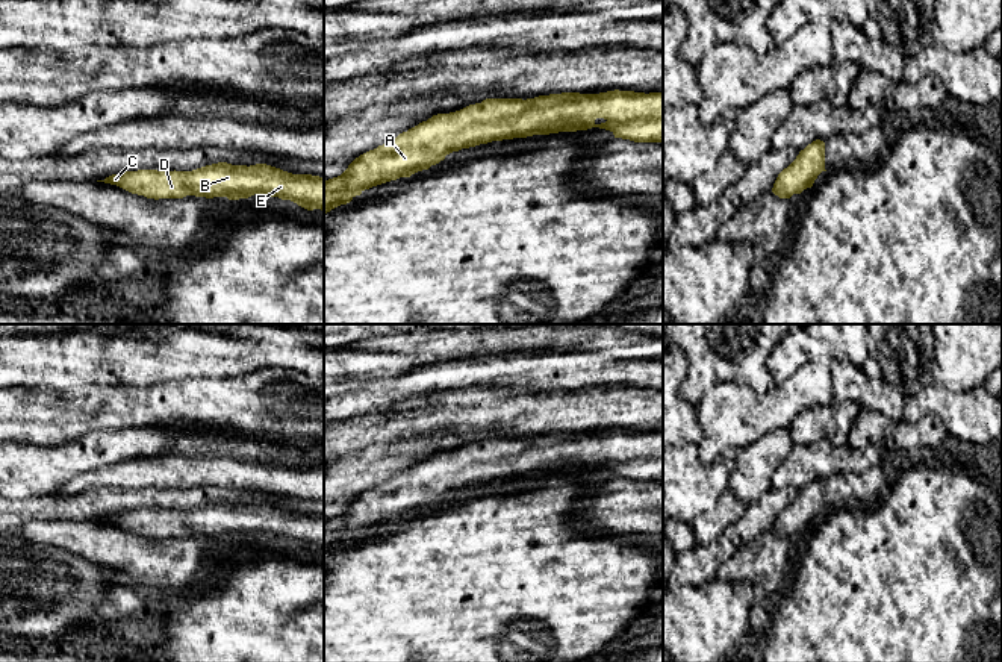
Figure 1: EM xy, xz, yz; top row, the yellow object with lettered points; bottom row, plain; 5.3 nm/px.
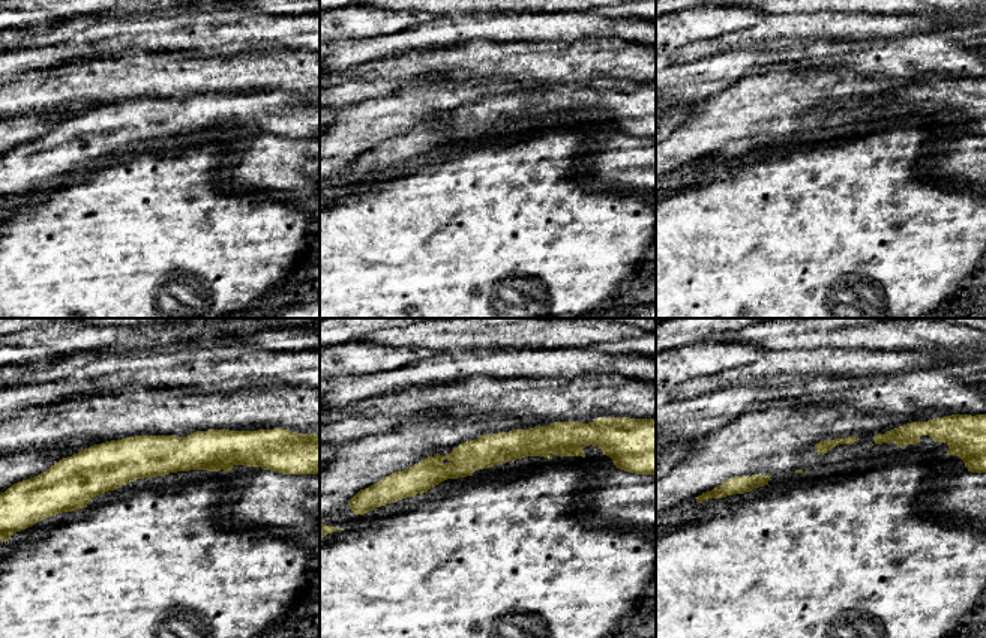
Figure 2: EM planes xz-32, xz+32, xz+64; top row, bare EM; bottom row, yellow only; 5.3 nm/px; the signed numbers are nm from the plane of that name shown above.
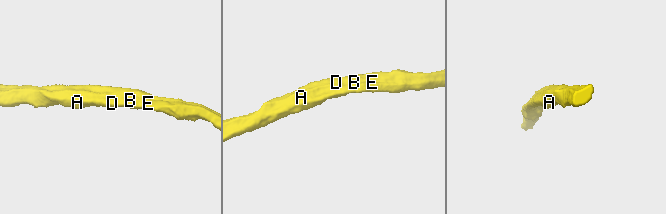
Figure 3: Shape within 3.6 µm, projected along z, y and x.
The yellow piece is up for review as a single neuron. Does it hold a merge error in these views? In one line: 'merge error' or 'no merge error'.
no merge error

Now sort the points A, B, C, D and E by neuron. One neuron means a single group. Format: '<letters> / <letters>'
A B C D E

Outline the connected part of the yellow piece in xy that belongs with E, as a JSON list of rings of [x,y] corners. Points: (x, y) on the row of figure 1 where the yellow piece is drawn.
[[[218,162],[192,171],[138,170],[112,174],[97,182],[117,185],[154,200],[186,195],[239,200],[262,194],[291,200],[307,211],[324,211],[324,177],[292,174],[266,164],[247,167]]]

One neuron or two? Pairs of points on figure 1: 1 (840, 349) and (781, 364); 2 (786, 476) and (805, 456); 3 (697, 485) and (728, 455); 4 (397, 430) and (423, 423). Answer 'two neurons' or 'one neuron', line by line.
1: one neuron
2: one neuron
3: one neuron
4: one neuron

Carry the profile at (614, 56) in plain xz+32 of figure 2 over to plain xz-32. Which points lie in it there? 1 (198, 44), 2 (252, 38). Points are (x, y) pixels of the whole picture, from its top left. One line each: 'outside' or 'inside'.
1: outside
2: outside

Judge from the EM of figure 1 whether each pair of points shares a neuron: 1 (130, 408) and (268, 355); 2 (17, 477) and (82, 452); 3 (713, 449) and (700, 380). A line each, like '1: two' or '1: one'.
1: two
2: one
3: two

